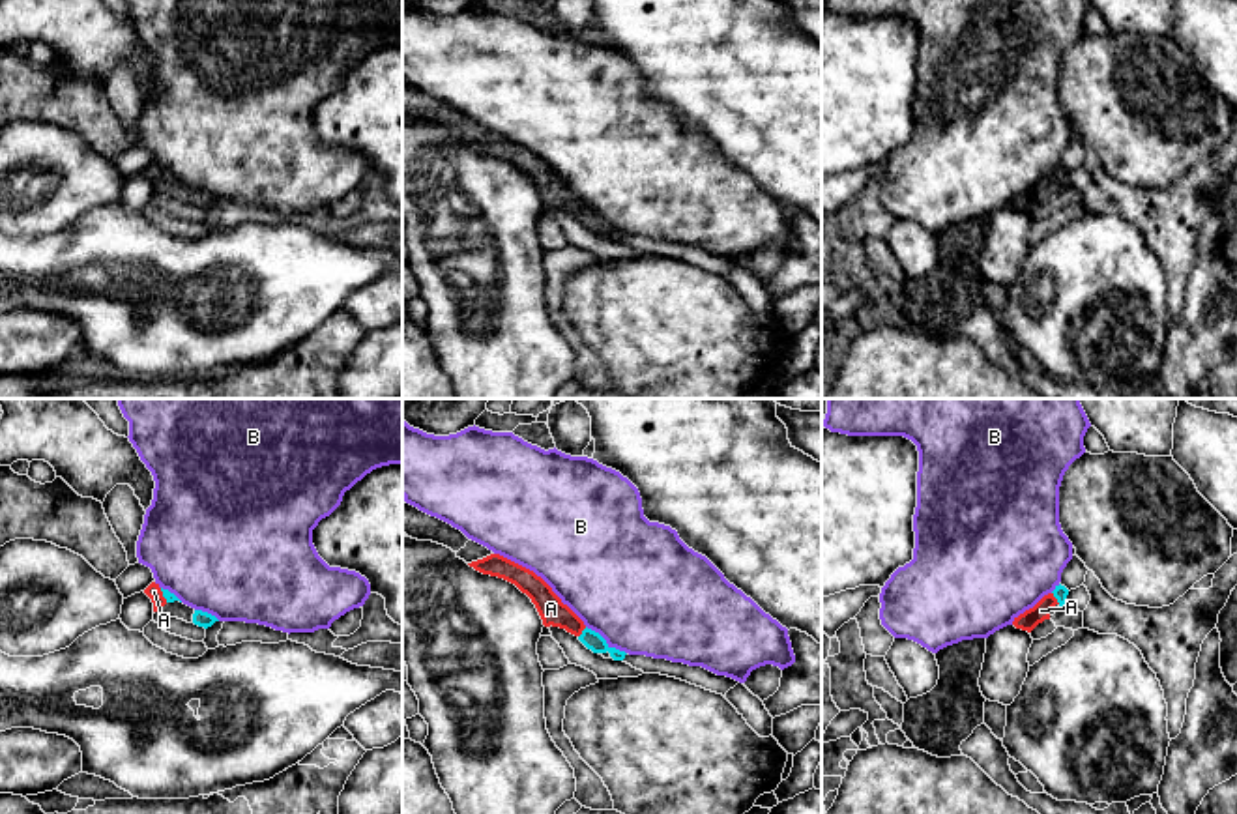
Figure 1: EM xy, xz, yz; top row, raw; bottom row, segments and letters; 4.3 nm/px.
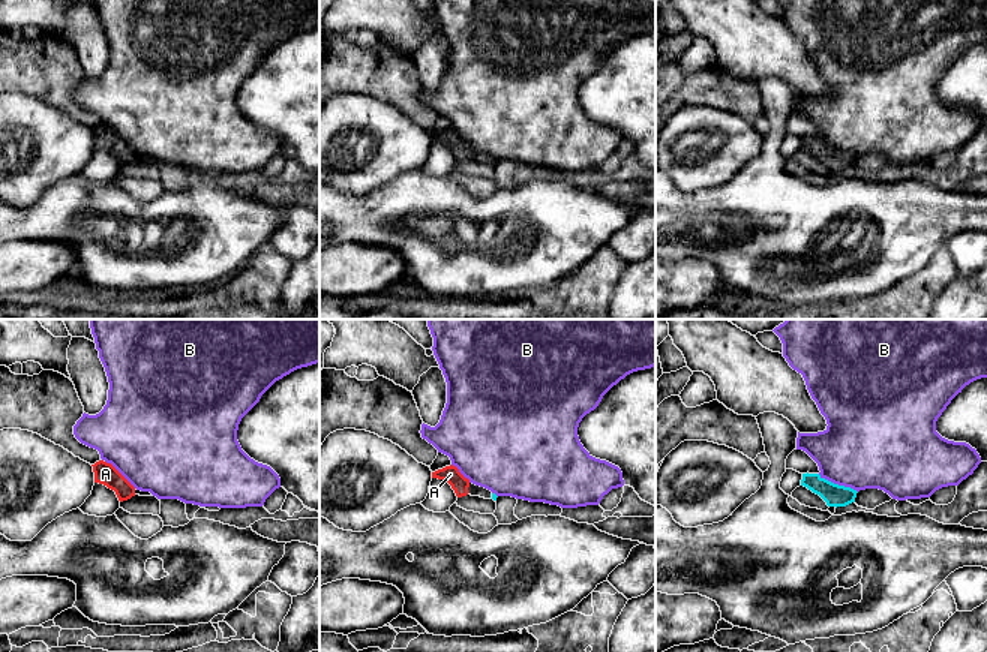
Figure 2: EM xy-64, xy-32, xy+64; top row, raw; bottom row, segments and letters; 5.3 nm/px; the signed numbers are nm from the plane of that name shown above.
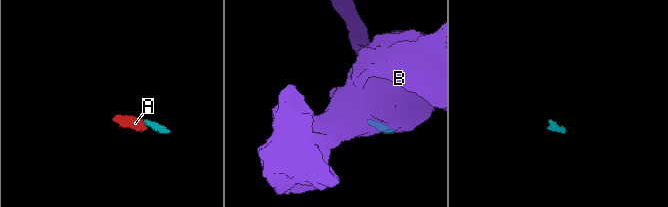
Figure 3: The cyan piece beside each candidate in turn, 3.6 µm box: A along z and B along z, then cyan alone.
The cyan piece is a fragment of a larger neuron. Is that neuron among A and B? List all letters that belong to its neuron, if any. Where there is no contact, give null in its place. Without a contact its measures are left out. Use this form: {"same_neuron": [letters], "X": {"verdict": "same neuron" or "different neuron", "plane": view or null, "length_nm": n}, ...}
{"same_neuron": ["A"], "A": {"verdict": "same neuron", "plane": "yz", "length_nm": 70}, "B": {"verdict": "different neuron", "plane": "xz", "length_nm": 220}}

